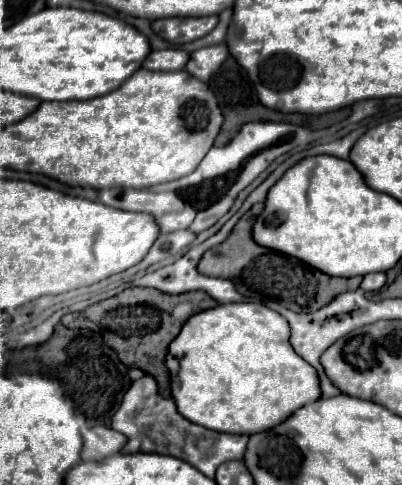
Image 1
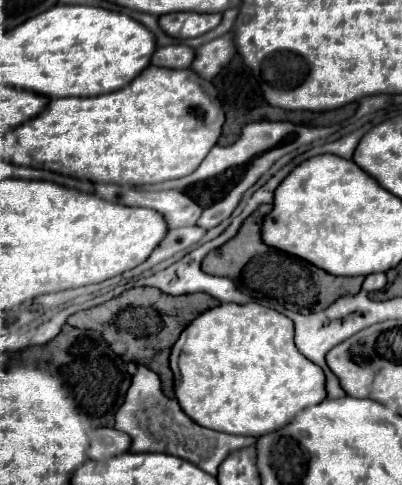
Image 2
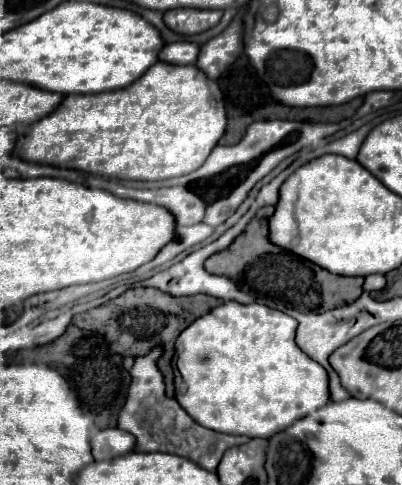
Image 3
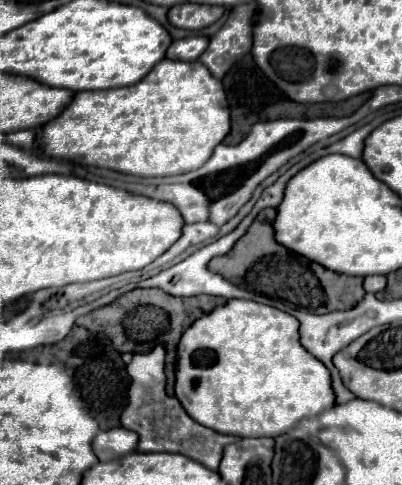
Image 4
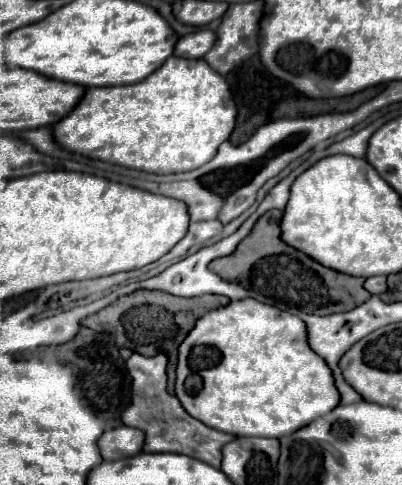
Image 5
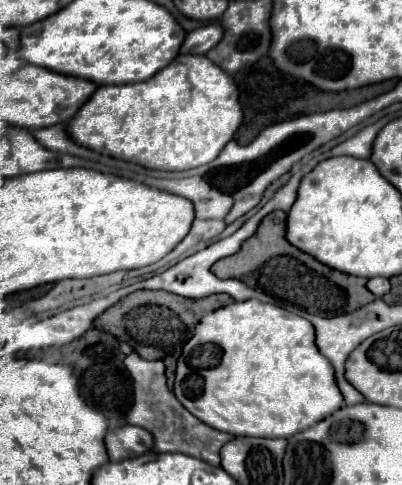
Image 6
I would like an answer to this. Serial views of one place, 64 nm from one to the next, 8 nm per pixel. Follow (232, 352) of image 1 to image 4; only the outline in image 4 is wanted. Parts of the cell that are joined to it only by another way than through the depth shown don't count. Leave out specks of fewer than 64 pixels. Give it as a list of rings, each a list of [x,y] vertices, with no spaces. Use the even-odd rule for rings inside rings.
[[[228,300],[184,332],[178,344],[176,398],[196,422],[212,430],[270,438],[336,404],[328,368],[300,344],[298,318],[254,300]]]

